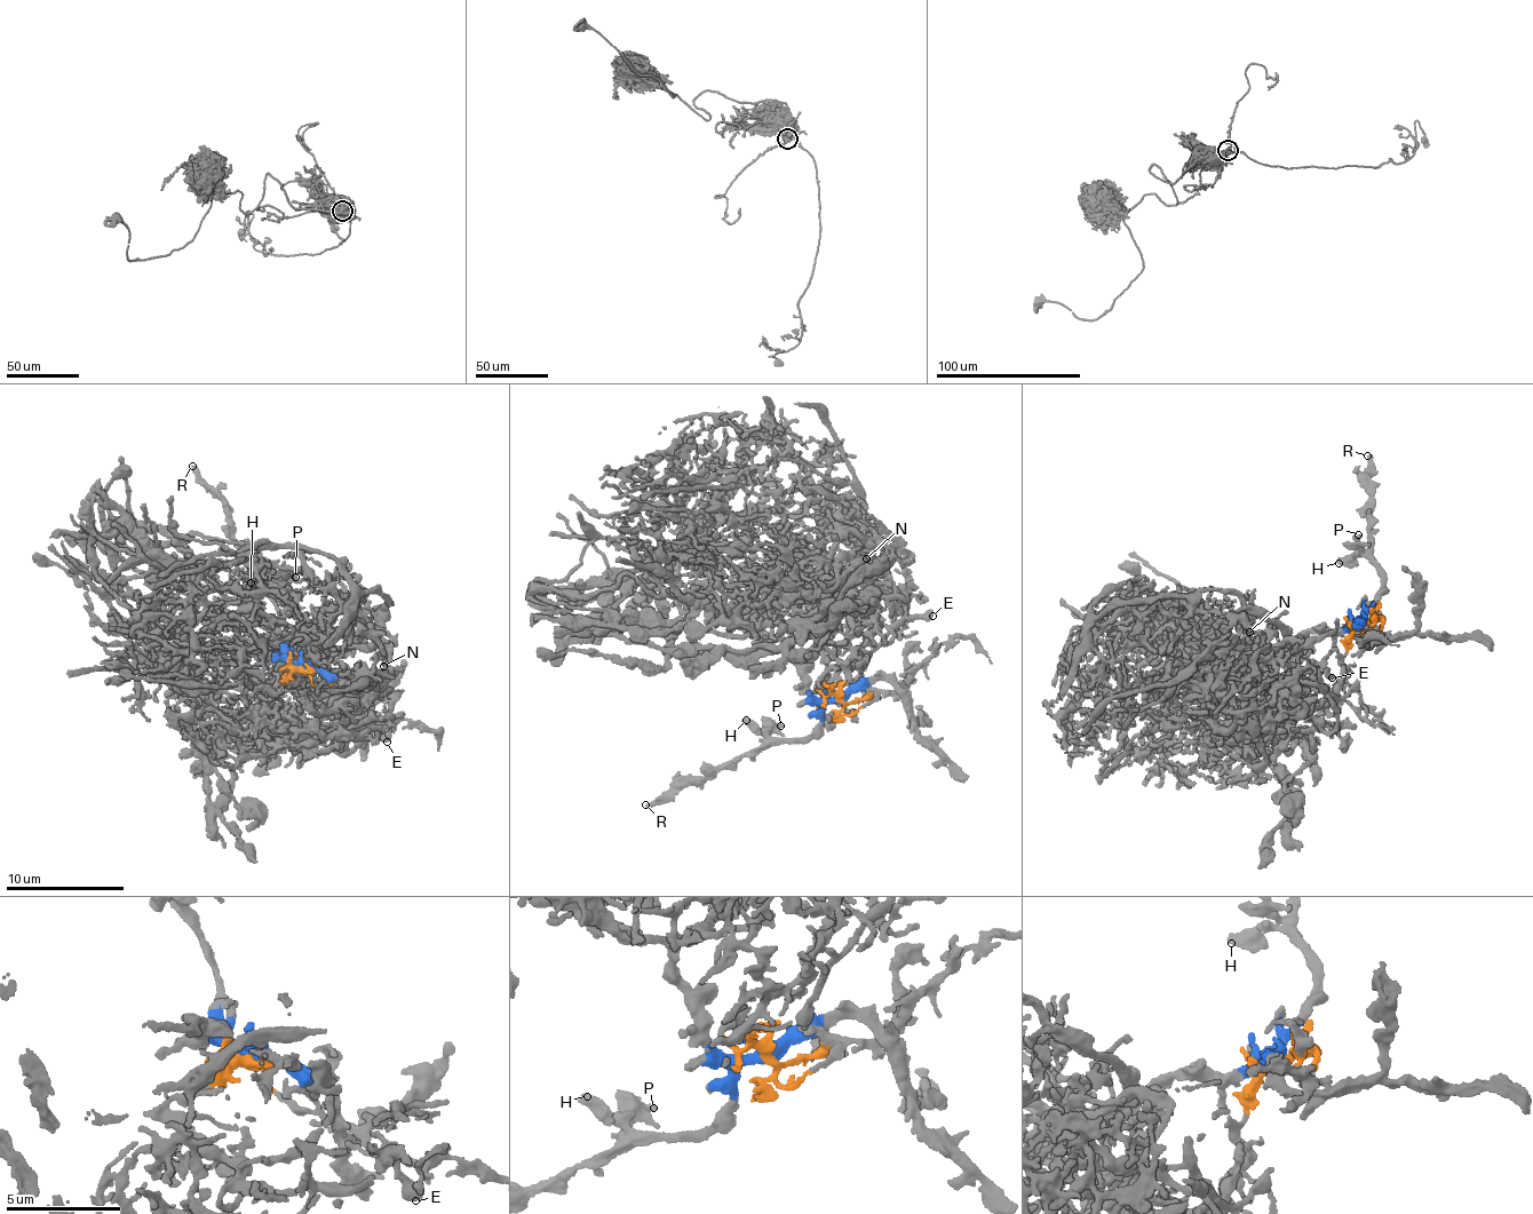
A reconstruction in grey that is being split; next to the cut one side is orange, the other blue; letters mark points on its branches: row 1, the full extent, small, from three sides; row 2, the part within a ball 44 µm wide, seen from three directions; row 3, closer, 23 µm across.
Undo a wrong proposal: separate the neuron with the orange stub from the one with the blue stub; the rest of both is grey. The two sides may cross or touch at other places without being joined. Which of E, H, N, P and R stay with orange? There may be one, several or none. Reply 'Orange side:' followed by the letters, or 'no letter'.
Orange side: E, N

